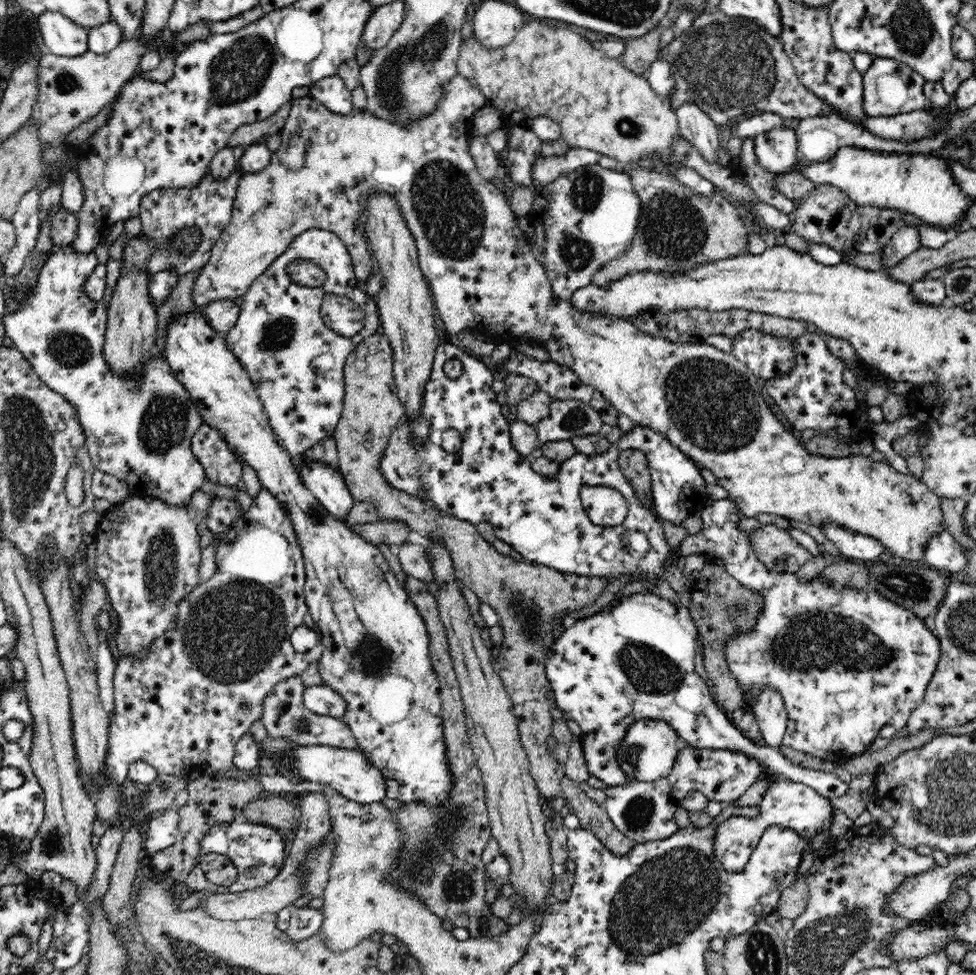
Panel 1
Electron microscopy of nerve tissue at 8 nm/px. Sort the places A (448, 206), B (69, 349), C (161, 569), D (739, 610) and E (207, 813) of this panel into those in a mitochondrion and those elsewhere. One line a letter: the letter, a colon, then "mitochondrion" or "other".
A: mitochondrion
B: mitochondrion
C: mitochondrion
D: mitochondrion
E: other

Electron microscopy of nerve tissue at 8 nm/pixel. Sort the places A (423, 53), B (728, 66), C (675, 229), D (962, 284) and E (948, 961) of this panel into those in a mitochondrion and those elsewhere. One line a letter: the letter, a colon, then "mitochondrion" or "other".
A: mitochondrion
B: mitochondrion
C: mitochondrion
D: mitochondrion
E: other

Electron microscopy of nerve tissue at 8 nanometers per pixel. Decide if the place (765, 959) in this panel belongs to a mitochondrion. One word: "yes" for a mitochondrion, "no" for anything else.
yes

